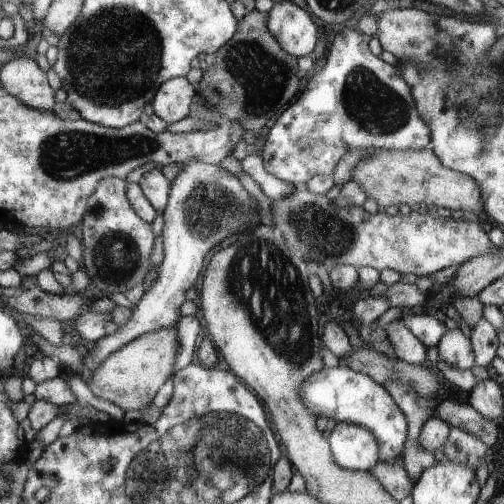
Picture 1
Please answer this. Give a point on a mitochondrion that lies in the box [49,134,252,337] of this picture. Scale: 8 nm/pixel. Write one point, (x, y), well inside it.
(116, 258)

